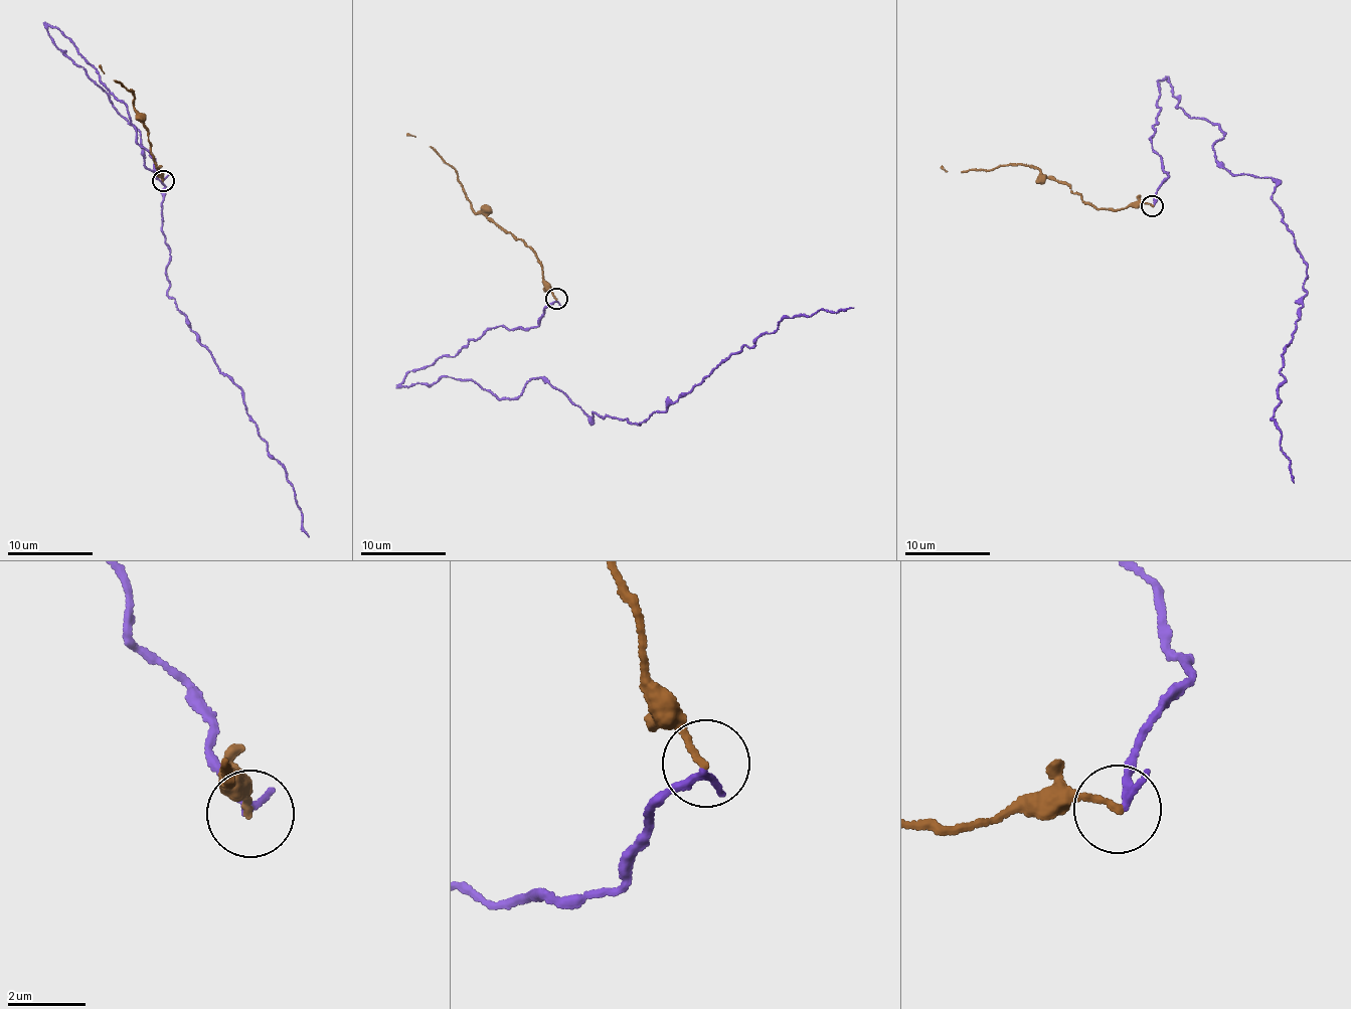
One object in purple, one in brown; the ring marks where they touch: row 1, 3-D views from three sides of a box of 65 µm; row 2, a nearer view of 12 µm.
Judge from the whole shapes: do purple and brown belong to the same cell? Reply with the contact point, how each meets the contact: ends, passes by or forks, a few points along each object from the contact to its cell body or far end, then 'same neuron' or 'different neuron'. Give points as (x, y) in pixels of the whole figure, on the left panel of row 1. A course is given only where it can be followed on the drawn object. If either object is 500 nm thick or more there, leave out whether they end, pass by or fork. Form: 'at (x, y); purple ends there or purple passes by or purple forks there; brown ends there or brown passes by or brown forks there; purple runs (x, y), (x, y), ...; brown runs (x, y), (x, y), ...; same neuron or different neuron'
at (163, 180); purple ends there; brown ends there; purple runs (163, 180), (123, 103), (49, 26), (139, 133), (165, 188), (167, 295), (240, 389), (308, 537); brown runs (163, 180), (133, 99), (135, 91), (105, 73), (100, 63); different neuron

